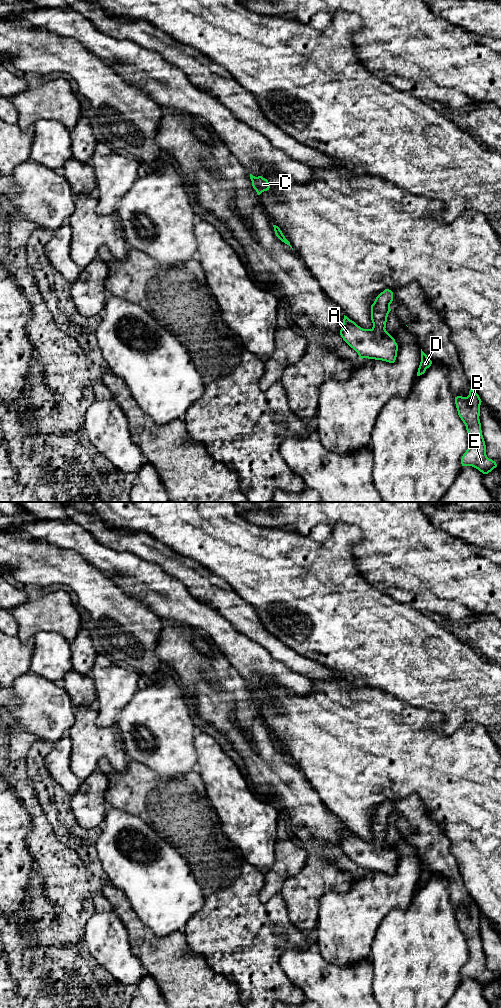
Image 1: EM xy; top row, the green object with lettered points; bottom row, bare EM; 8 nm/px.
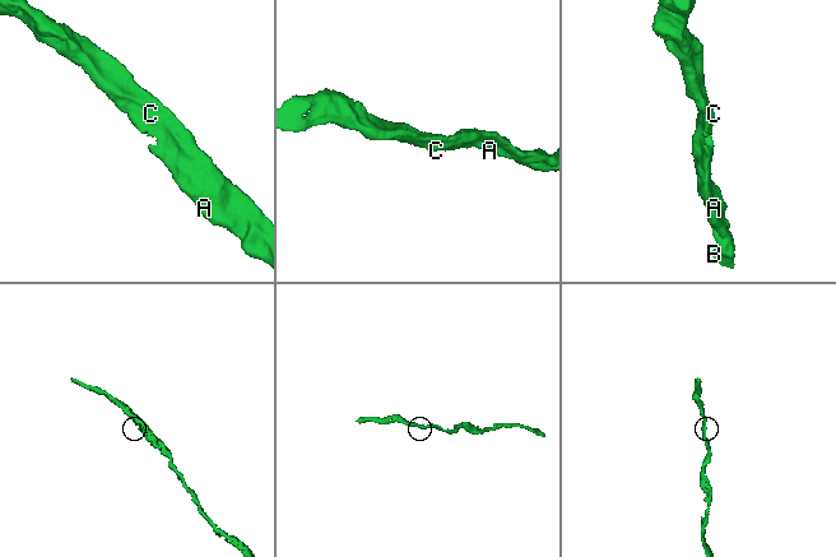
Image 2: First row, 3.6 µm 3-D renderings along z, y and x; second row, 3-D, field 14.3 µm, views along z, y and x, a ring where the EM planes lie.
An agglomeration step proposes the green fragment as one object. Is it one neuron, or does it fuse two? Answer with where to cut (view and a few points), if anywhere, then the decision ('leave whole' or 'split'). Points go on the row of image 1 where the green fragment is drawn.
no cut | leave whole

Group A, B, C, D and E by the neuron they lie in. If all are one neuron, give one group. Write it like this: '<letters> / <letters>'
A B C D E

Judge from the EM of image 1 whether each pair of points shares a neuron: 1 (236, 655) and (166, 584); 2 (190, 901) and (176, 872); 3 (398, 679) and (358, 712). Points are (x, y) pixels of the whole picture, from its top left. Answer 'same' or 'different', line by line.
1: same
2: same
3: different

